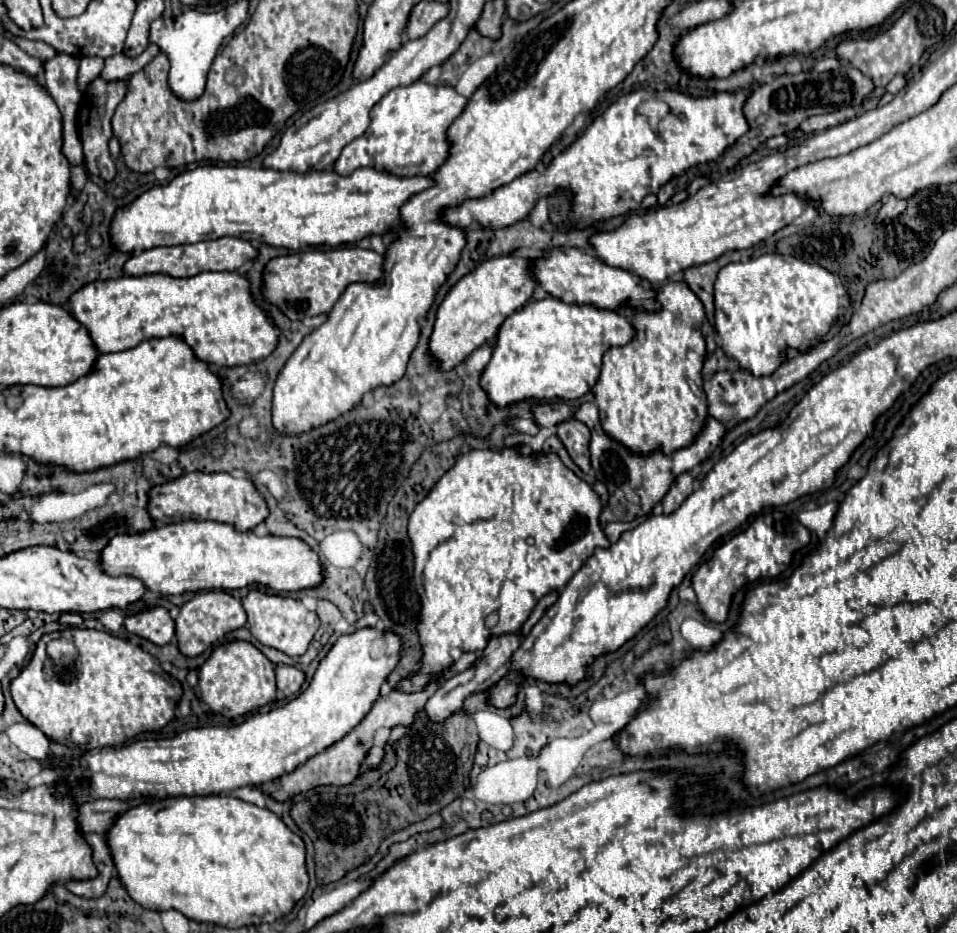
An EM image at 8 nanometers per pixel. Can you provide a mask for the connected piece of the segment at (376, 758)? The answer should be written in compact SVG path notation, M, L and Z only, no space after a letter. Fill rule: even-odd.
M374 746L372 750L370 750L370 754L368 754L368 758L366 758L366 762L362 764L362 768L360 768L360 772L364 772L364 770L368 770L368 768L372 768L372 766L378 766L380 764L380 760L382 760L382 748L380 746Z

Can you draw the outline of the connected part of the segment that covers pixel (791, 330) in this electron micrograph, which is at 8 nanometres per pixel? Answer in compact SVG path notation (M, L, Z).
M782 254L726 264L714 282L714 306L714 326L724 354L752 376L772 374L786 348L808 350L830 330L838 312L850 312L848 294L836 274Z

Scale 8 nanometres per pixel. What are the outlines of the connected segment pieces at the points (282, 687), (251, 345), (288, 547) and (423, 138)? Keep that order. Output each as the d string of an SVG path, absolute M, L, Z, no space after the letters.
M276 666L276 688L284 694L284 696L294 696L300 692L304 682L304 674L302 670L298 670L296 666Z
M200 272L190 278L172 278L166 274L146 274L146 276L120 276L116 280L96 280L70 296L70 314L86 326L94 348L100 354L122 352L124 348L134 348L148 338L180 336L196 360L214 366L242 366L262 362L272 354L278 344L280 330L266 318L266 314L252 302L248 294L248 280L234 272Z
M184 520L138 534L116 534L102 548L98 560L106 574L134 576L142 580L146 590L164 596L220 588L234 590L254 582L276 592L296 592L318 586L322 580L318 554L302 540L236 532L230 524L210 520Z
M414 82L388 92L370 110L370 126L366 136L352 140L340 152L334 162L334 172L348 176L358 168L372 166L386 170L394 176L428 176L448 158L446 130L454 118L460 116L468 100L460 96L452 86L438 86L426 82Z

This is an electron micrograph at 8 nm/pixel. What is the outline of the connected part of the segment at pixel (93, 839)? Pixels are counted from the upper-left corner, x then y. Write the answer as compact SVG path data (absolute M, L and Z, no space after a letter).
M104 834L84 836L84 838L86 838L88 846L92 848L92 862L98 868L98 876L100 876L100 880L104 880L104 884L100 884L100 888L106 888L108 880L110 880L110 874L112 874L112 858L110 858Z

